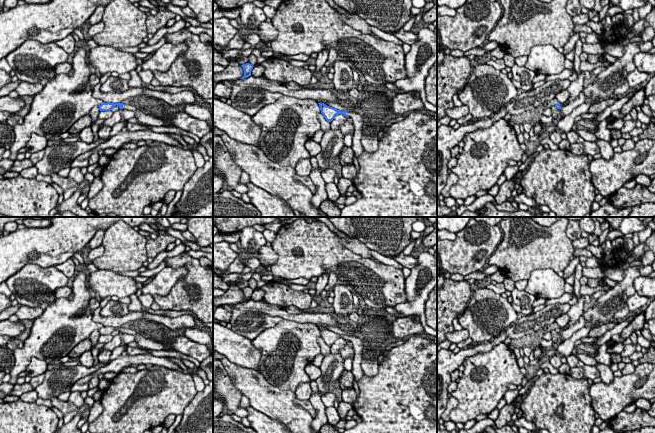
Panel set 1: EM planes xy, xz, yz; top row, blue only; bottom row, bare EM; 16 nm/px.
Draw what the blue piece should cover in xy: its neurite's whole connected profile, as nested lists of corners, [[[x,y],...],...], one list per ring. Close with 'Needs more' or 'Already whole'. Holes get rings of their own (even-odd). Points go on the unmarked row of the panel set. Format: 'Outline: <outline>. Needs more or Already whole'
Outline: [[[103,326],[101,329],[99,329],[100,335],[110,335],[114,330],[118,330],[120,333],[127,333],[133,336],[138,335],[139,333],[134,329],[125,329],[123,327],[110,327],[110,326]]]. Needs more

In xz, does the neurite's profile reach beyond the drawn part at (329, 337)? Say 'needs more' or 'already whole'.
needs more

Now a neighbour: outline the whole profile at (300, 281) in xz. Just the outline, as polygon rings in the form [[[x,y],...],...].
[[[303,277],[297,278],[297,279],[282,279],[282,280],[273,279],[271,281],[274,283],[280,283],[280,284],[285,284],[285,285],[287,285],[288,283],[291,283],[291,284],[298,284],[298,285],[303,285],[303,286],[306,286],[309,283],[309,280]]]

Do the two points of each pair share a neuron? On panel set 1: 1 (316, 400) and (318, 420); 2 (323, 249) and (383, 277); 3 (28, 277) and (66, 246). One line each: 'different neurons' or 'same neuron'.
1: same neuron
2: same neuron
3: different neurons

